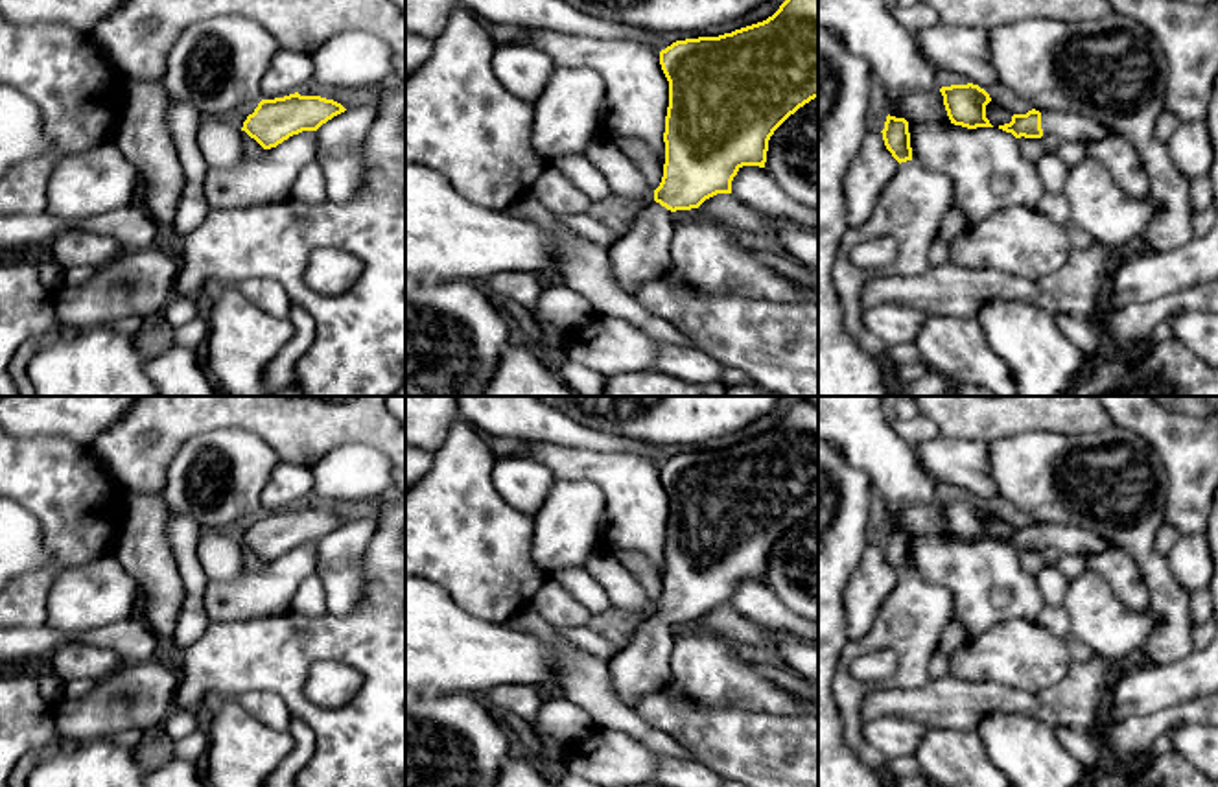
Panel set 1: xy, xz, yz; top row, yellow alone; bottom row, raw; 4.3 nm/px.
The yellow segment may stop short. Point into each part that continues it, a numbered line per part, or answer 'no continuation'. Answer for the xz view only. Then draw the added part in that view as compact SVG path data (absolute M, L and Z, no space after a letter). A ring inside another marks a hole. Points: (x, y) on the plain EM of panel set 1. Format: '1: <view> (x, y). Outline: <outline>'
1: xz (642, 664). Outline: M650 616L623 636L623 645L608 660L610 684L625 704L634 706L643 695L671 682L671 627L660 616Z

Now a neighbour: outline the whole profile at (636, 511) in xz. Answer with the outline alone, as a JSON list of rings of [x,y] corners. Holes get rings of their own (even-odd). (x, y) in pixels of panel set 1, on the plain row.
[[[531,442],[531,453],[542,461],[555,477],[582,477],[597,483],[606,498],[604,520],[597,547],[615,557],[623,551],[645,555],[665,577],[665,529],[669,520],[669,494],[660,477],[660,464],[630,452],[599,452],[590,448],[571,448],[553,442]]]

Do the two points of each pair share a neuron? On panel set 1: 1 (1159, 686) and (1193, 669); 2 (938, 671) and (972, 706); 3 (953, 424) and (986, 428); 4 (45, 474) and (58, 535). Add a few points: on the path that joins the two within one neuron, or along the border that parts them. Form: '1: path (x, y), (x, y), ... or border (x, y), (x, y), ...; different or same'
1: path (1167, 686), (1185, 677); same
2: border (948, 675), (931, 681); different
3: path (960, 424), (979, 424); same
4: path (58, 489), (58, 520); same

